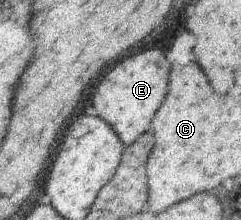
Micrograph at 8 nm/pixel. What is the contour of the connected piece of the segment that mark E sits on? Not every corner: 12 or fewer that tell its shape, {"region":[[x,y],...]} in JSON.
{"region":[[153,47],[101,76],[97,116],[125,146],[149,132],[171,68]]}

